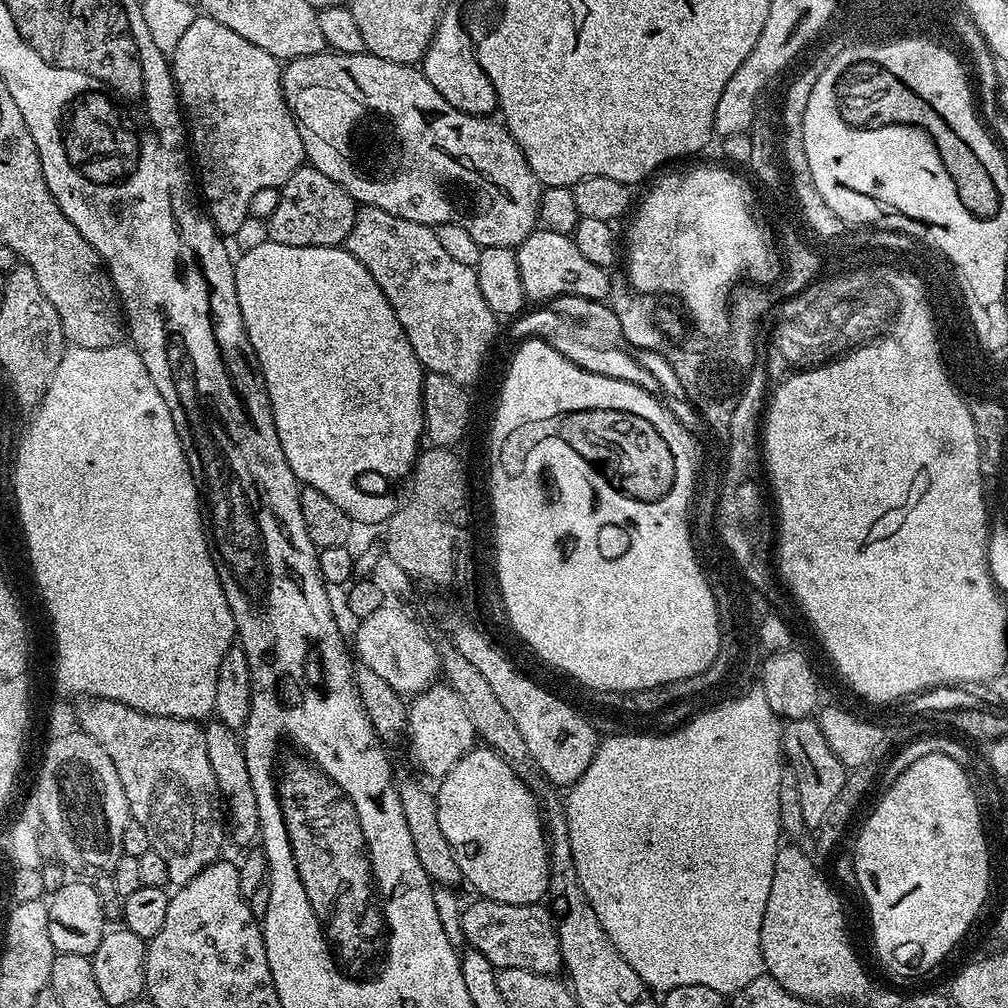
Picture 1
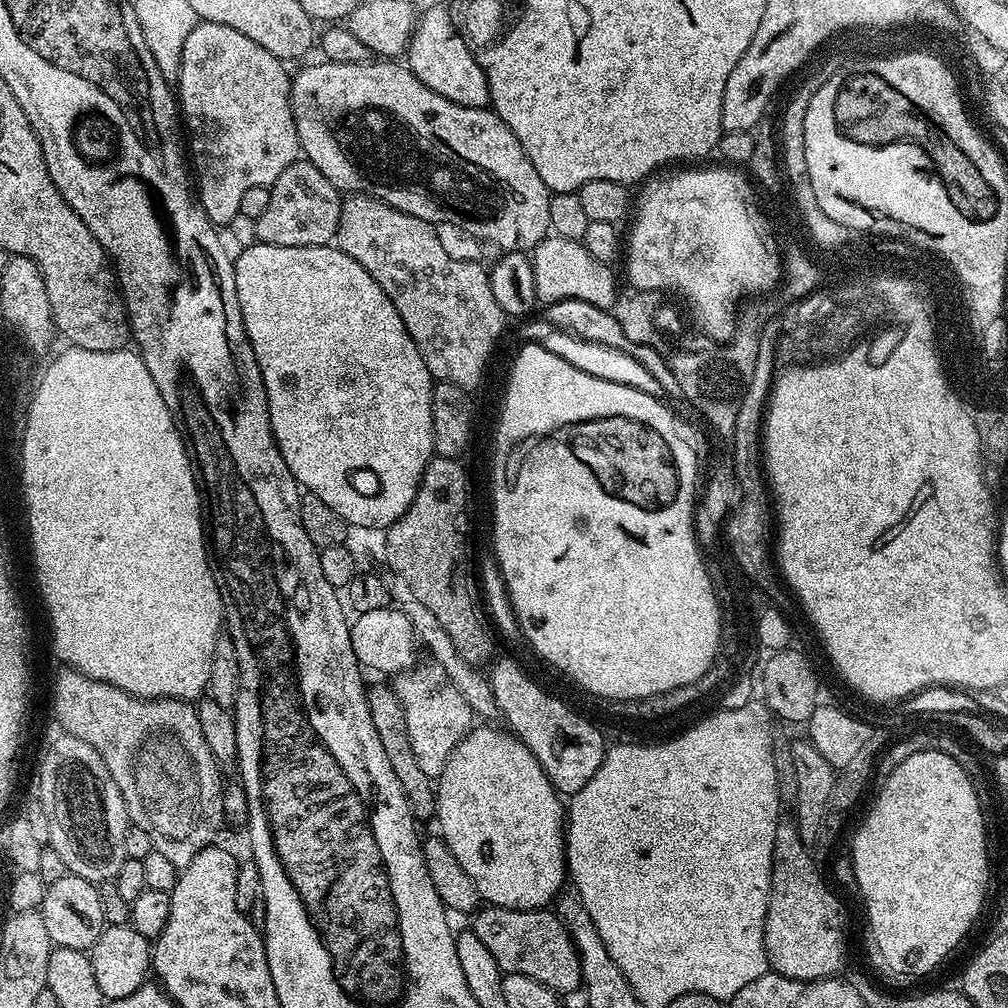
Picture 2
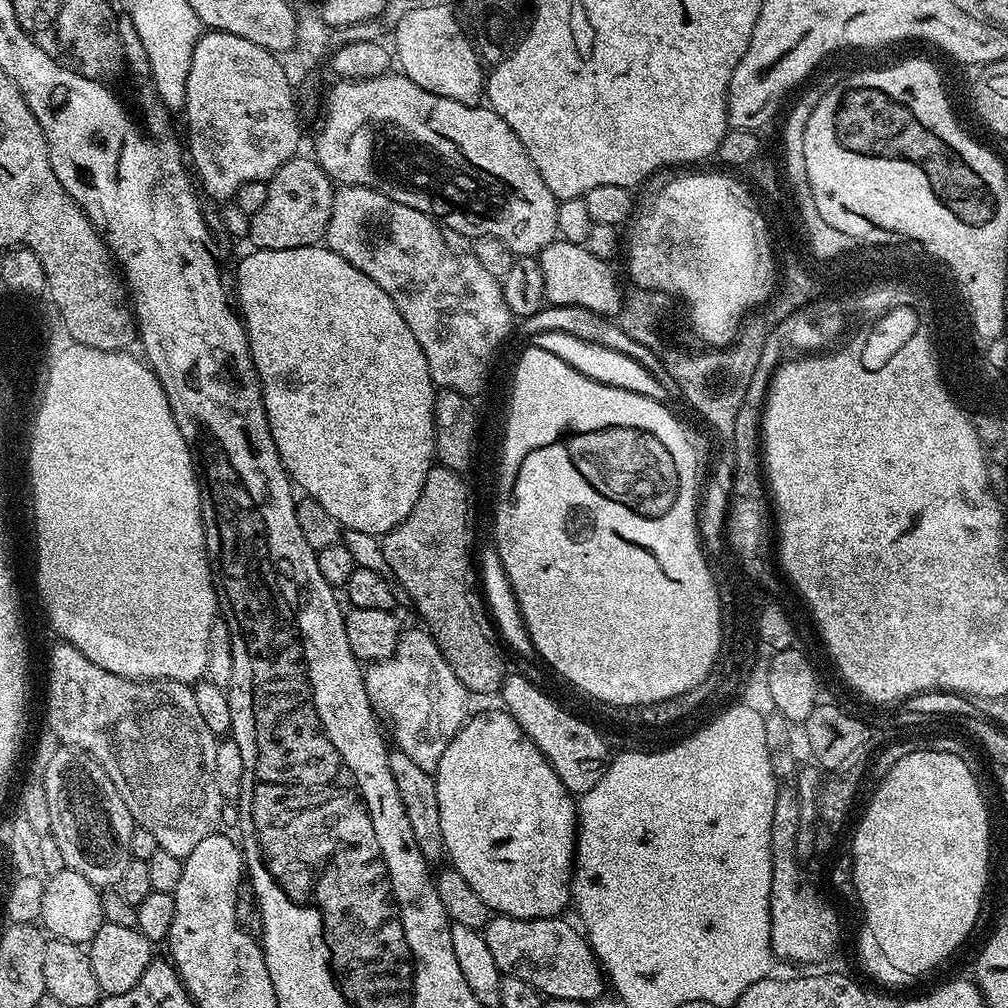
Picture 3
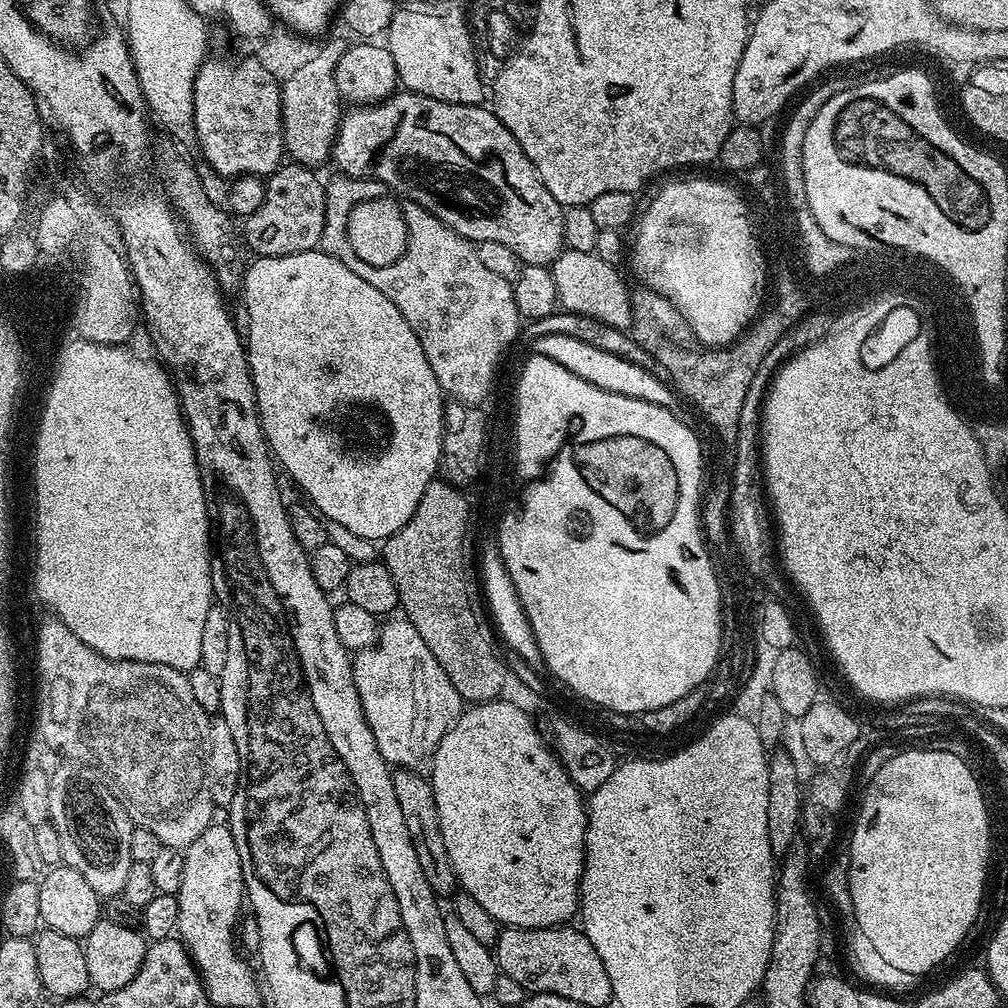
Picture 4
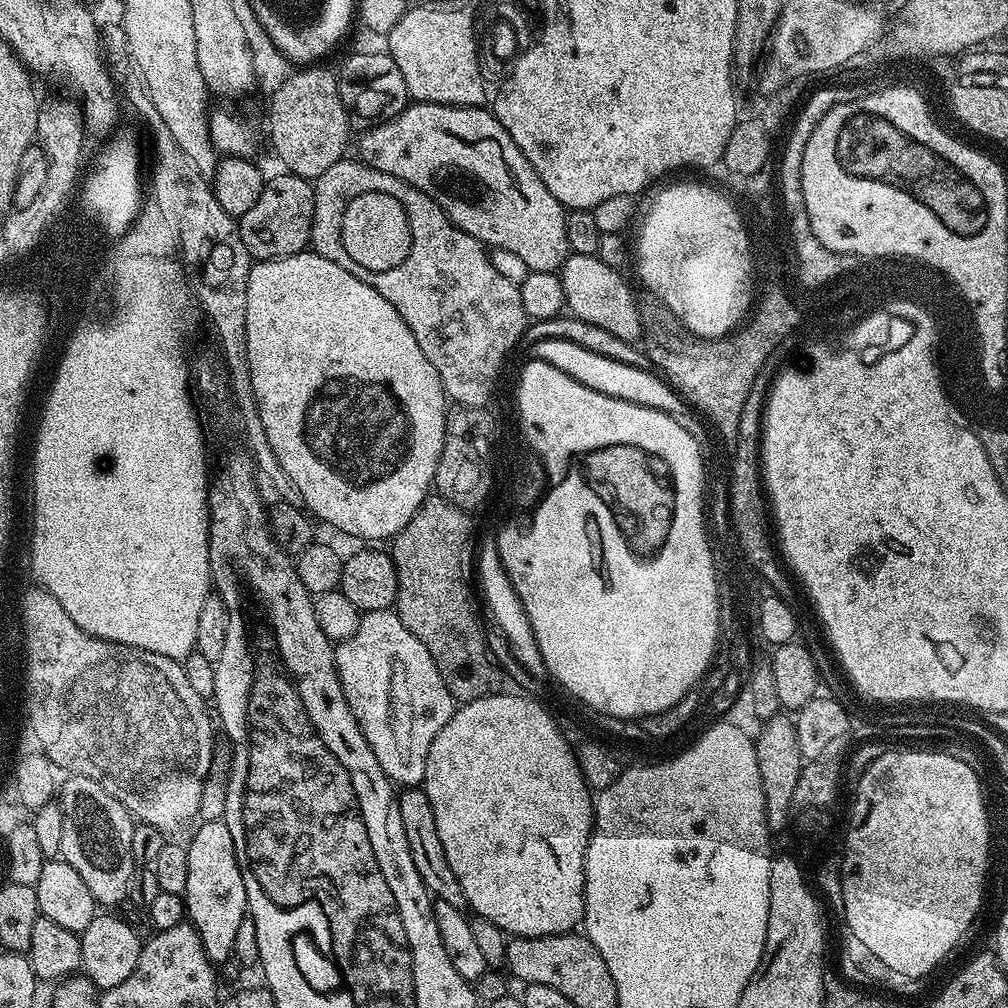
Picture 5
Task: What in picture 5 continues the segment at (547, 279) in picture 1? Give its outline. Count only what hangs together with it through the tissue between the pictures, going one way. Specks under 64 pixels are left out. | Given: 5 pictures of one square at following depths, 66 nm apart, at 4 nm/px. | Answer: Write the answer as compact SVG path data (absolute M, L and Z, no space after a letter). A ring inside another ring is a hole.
M569 255L563 268L559 269L558 275L562 282L567 311L575 319L598 326L602 330L614 334L614 338L622 338L629 342L641 339L638 299L636 300L635 294L632 293L631 286L620 277L621 273L615 268L606 266L606 262L602 262L599 255Z

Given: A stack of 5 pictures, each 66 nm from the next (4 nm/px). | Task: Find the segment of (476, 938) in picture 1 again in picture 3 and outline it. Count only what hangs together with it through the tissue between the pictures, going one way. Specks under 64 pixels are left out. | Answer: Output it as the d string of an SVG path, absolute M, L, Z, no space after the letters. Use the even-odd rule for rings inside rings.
M496 914L482 929L482 935L501 976L530 982L548 1000L577 1000L587 1005L603 994L606 976L588 945L587 935L577 925L576 928L560 916L523 920Z

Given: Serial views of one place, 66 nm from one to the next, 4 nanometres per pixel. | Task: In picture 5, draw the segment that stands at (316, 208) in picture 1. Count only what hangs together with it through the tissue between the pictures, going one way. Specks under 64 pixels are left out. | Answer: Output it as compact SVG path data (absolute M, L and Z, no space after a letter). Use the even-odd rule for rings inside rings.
M287 170L281 173L265 179L264 189L254 206L238 218L241 242L256 262L293 256L305 251L312 242L316 193L313 181Z

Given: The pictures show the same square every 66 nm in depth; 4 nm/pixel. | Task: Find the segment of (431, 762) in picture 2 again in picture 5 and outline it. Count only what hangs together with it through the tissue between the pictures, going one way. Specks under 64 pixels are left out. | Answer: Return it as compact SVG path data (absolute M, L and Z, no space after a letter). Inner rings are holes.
M374 610L361 615L358 630L350 638L339 641L334 651L346 702L366 742L374 750L374 758L378 758L382 770L393 785L404 788L423 785L430 742L438 738L438 730L450 722L458 707L450 690L446 690L446 682L442 682L442 674L438 674L438 666L434 666L434 658L430 658L430 650L426 650L426 646L422 646L422 642L418 642L418 638L414 638L406 626L402 626L396 611Z

